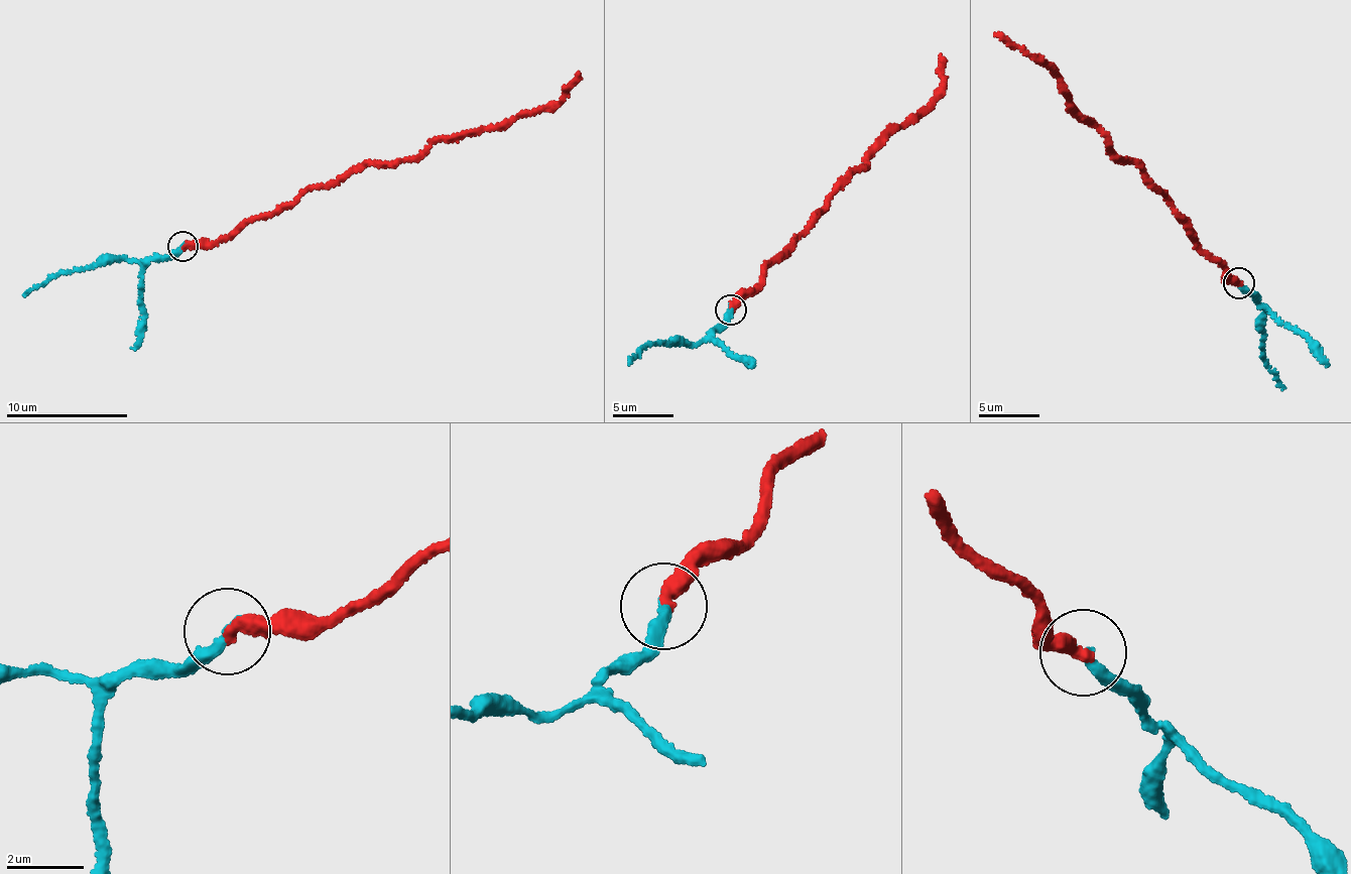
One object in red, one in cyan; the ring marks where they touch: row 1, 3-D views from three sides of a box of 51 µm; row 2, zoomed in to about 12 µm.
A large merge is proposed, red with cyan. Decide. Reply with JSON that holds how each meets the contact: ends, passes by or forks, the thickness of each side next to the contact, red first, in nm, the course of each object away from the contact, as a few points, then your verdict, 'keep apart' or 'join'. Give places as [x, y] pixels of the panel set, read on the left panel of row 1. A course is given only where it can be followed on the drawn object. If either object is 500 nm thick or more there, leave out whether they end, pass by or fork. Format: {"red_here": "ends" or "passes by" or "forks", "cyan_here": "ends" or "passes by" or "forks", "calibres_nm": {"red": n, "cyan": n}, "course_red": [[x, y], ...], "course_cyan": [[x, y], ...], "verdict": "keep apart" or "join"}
{"red_here": "ends", "cyan_here": "ends", "calibres_nm": {"red": 380, "cyan": 280}, "course_red": [[182, 245], [220, 240], [357, 168], [416, 156], [440, 137], [504, 126], [559, 102], [578, 72]], "course_cyan": [[182, 245], [169, 257], [129, 259], [109, 255], [93, 269], [68, 270], [23, 295]], "verdict": "keep apart"}

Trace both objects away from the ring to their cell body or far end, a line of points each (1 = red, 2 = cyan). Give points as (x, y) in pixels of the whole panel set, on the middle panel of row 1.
1: (730, 309), (824, 209), (833, 189), (865, 165), (869, 147), (929, 105), (943, 82), (939, 55)
2: (730, 309), (727, 322), (697, 344), (677, 340), (650, 344), (629, 365)

